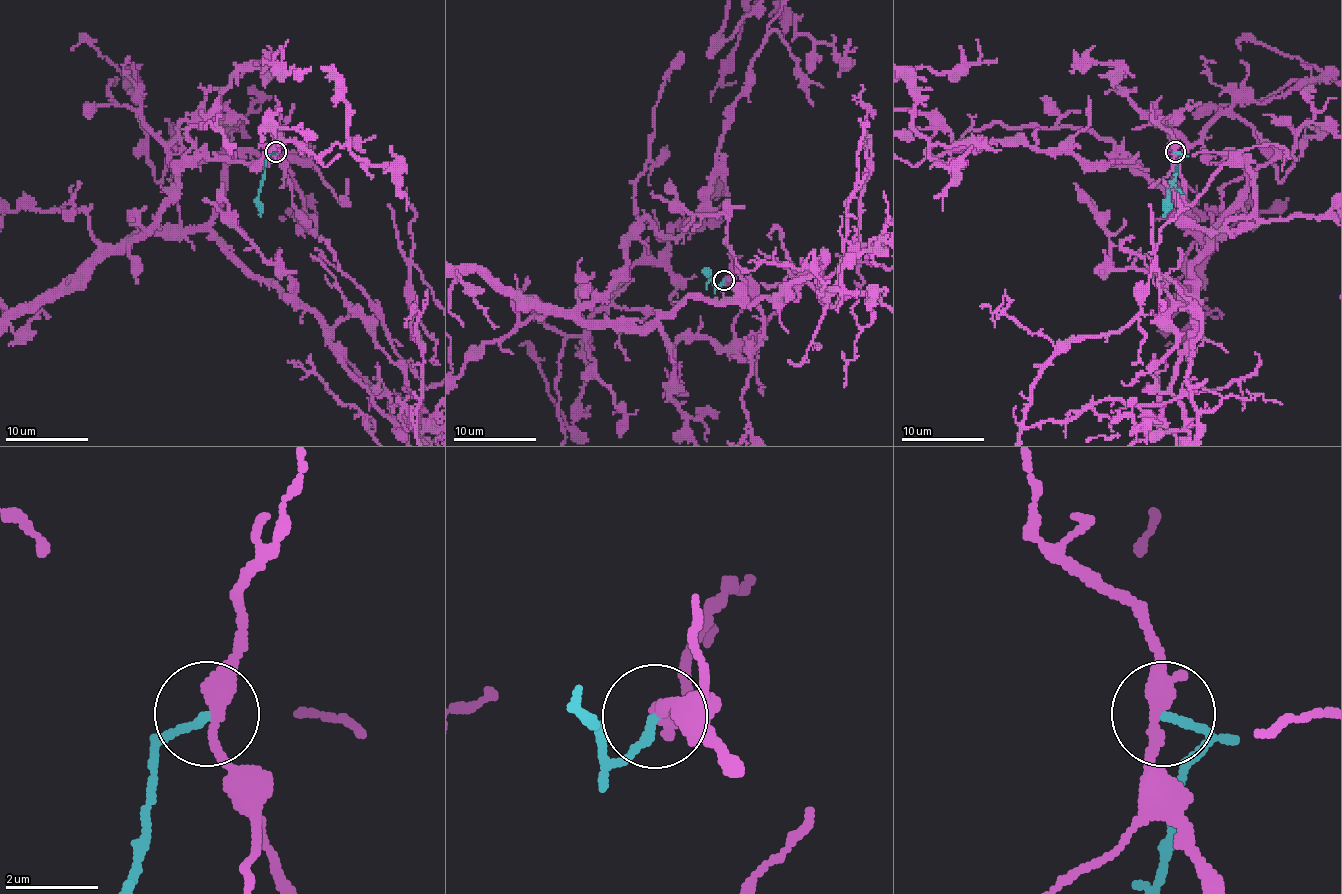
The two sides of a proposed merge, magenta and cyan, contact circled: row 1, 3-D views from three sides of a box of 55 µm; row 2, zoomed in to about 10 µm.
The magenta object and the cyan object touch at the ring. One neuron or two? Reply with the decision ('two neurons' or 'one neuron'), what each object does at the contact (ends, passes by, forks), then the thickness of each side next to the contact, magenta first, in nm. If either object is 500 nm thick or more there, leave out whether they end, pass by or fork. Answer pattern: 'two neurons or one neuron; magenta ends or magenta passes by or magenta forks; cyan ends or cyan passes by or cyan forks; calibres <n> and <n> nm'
two neurons; magenta passes by; cyan ends; calibres 360 and 180 nm

